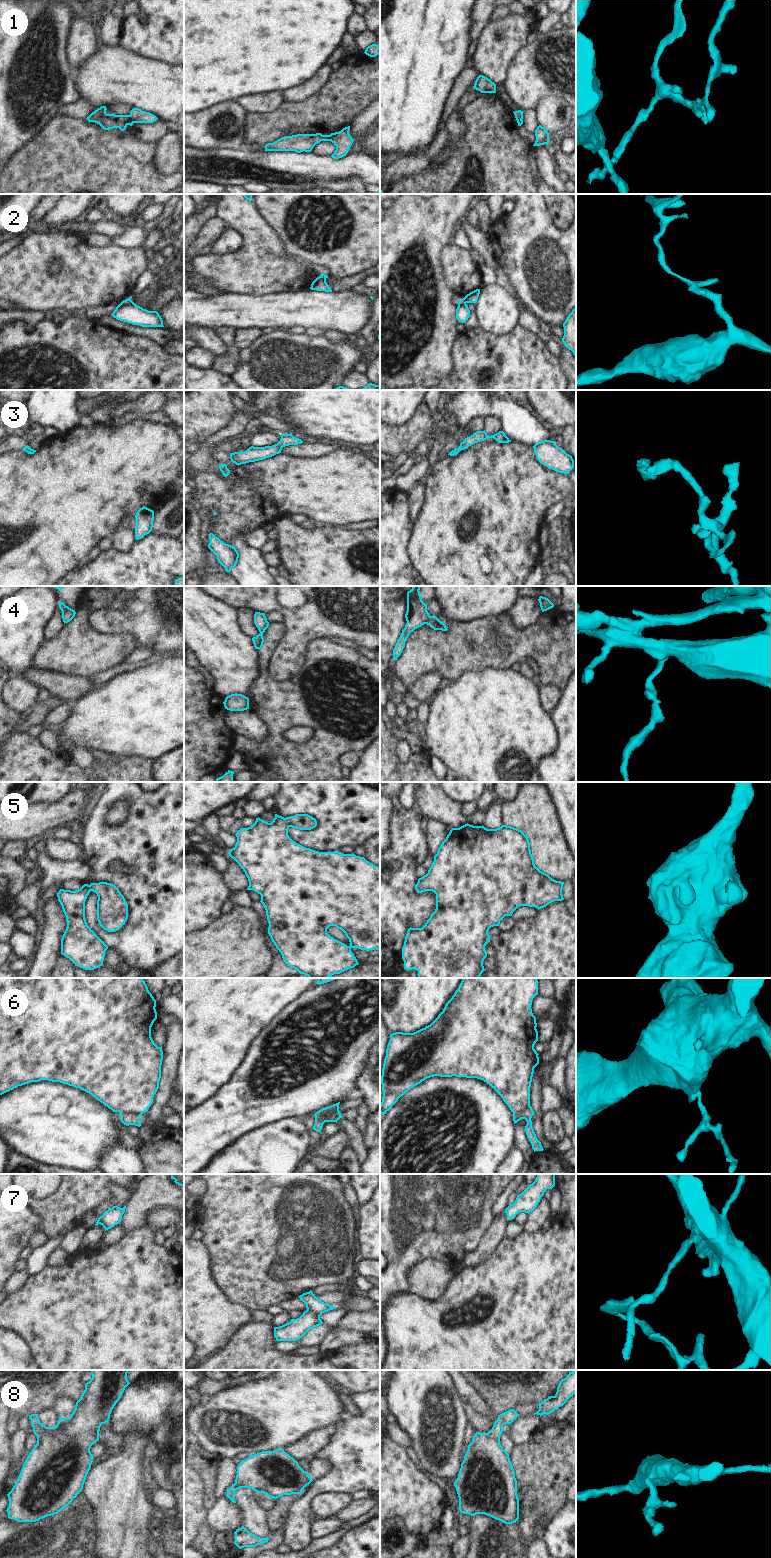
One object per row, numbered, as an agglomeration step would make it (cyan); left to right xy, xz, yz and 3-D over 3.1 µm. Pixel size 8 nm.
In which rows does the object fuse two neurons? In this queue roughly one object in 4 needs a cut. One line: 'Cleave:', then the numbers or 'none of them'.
Cleave: 1, 2, 6.

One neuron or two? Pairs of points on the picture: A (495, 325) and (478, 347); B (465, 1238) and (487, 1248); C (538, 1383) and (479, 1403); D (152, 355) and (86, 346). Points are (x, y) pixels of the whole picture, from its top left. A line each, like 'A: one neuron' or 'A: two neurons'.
A: two neurons
B: two neurons
C: two neurons
D: one neuron

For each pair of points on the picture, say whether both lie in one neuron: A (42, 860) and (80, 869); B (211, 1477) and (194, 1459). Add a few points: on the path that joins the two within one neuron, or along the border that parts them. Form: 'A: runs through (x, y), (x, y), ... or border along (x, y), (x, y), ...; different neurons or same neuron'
A: runs through (51, 868), (71, 869); same neuron
B: runs through (208, 1473), (198, 1463); same neuron

